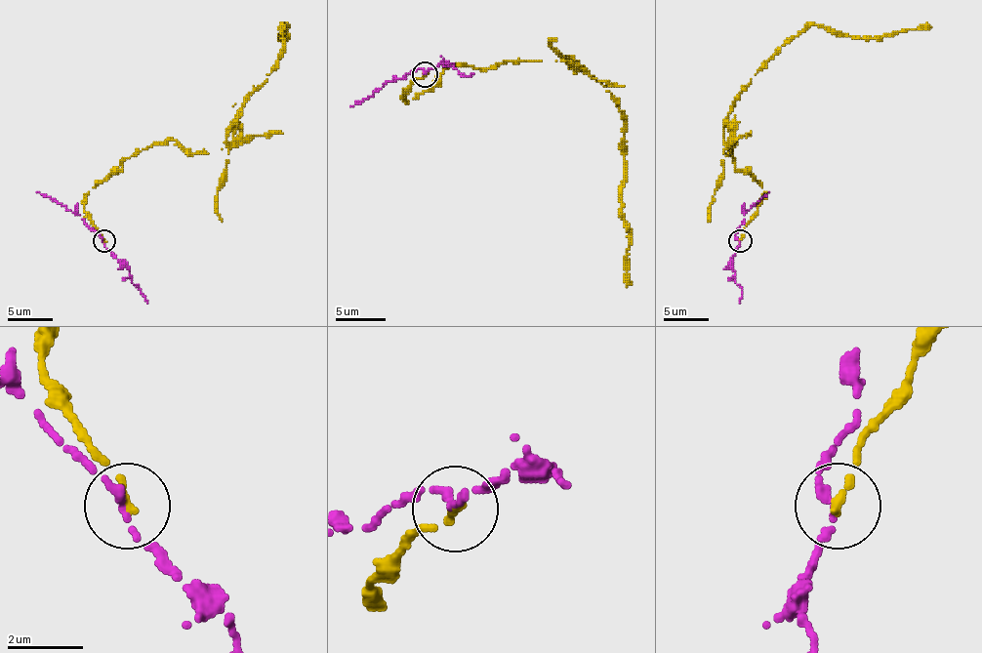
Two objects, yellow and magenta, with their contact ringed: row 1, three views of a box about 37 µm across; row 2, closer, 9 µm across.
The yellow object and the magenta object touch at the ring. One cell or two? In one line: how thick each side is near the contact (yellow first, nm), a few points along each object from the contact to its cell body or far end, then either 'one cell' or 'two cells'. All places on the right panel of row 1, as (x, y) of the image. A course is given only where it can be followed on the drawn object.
260 nm thick on the yellow side, 280 nm on the other; yellow runs (739, 241), (764, 192), (730, 140), (728, 153), (728, 113), (751, 79), (811, 24), (861, 38), (931, 27); magenta runs (739, 241), (735, 232), (744, 215), (768, 192); two cells

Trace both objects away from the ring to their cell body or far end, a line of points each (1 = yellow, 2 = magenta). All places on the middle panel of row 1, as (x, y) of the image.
1: (426, 73), (403, 94), (408, 102), (451, 65), (574, 61), (606, 86), (624, 119), (627, 287)
2: (423, 73), (416, 68), (350, 106)

